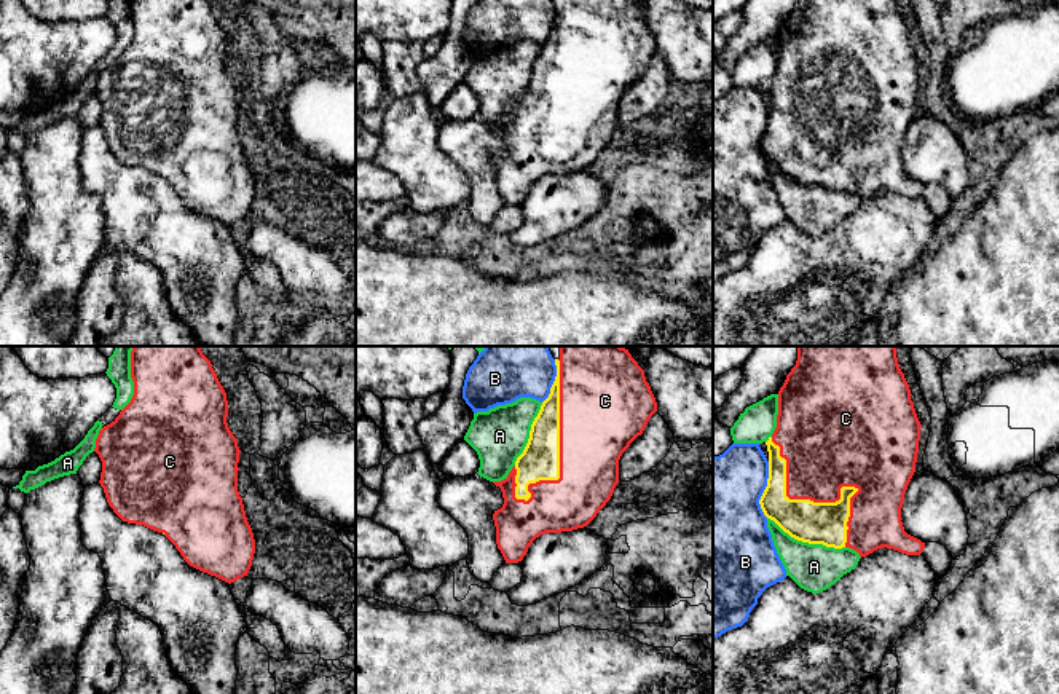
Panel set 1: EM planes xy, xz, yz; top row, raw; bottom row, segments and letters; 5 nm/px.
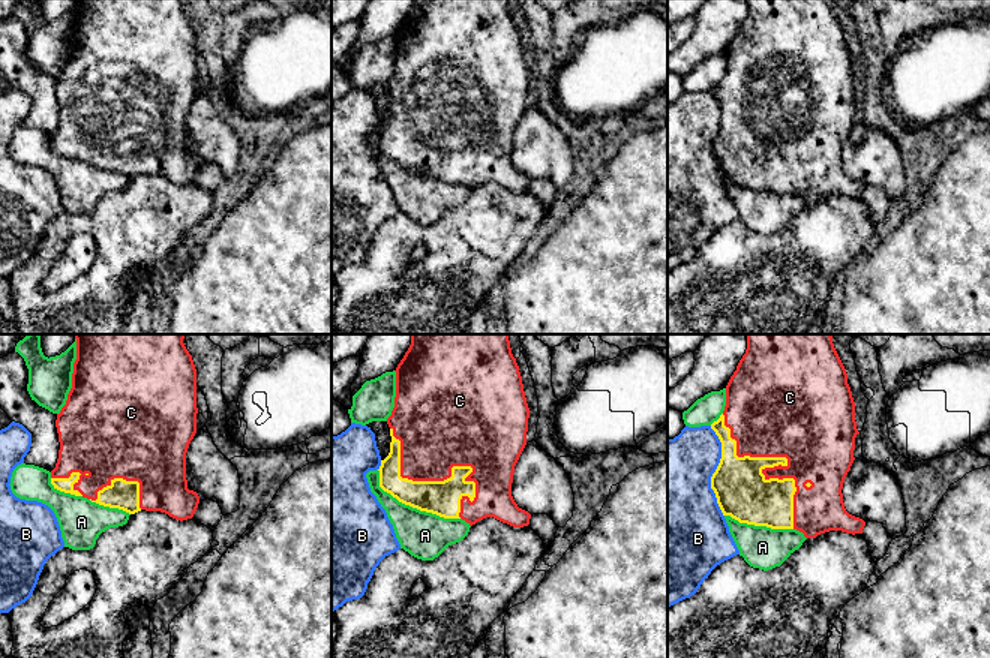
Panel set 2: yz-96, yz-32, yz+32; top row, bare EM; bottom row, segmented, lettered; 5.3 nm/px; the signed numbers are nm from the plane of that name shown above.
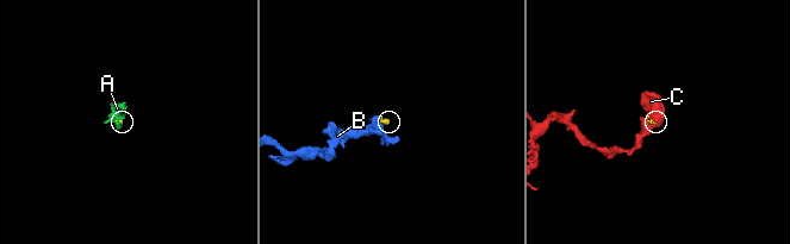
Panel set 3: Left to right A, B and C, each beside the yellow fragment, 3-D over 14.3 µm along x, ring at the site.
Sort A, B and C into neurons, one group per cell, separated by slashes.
A / B / C

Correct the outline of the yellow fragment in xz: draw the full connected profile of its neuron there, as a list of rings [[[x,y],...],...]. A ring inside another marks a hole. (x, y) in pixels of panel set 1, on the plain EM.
[[[560,0],[549,40],[542,45],[530,73],[528,86],[509,118],[493,124],[501,131],[504,147],[494,153],[496,187],[506,206],[518,206],[536,180],[545,175],[573,174],[587,169],[611,142],[619,126],[619,102],[643,77],[657,45],[644,13],[633,0]]]

